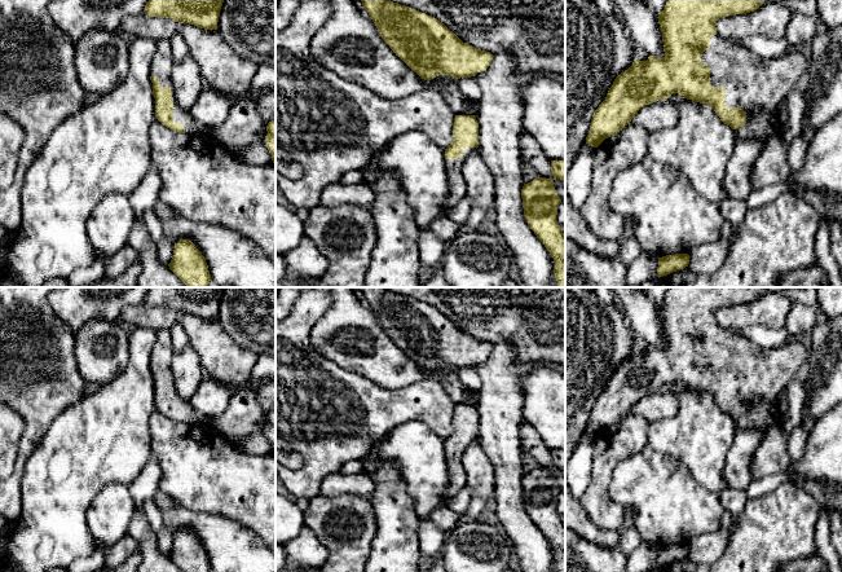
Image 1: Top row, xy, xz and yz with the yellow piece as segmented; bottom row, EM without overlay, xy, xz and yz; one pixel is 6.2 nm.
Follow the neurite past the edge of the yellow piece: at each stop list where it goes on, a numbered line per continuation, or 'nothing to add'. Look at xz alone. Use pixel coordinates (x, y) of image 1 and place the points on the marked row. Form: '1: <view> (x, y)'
1: xz (458, 189)

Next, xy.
1: xy (192, 126)

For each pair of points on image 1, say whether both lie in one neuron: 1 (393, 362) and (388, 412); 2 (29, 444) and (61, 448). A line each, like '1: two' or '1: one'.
1: two
2: two

